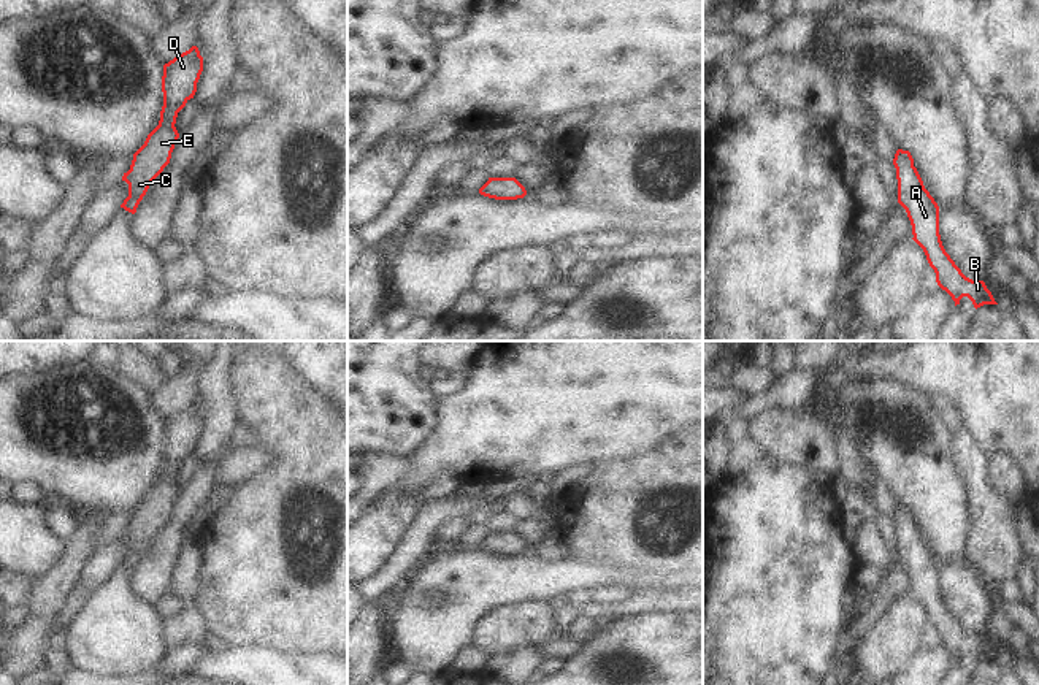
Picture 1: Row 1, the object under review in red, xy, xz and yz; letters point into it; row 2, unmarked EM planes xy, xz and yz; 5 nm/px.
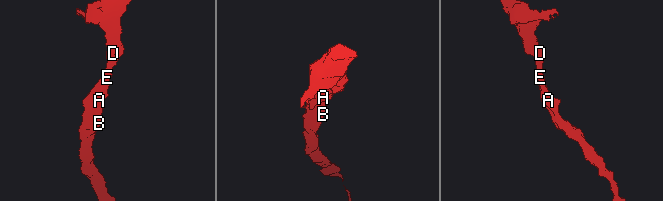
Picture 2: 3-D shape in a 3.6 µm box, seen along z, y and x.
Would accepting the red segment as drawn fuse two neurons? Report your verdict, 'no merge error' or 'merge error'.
no merge error

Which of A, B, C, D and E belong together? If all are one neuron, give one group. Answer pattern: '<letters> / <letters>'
A B C D E

